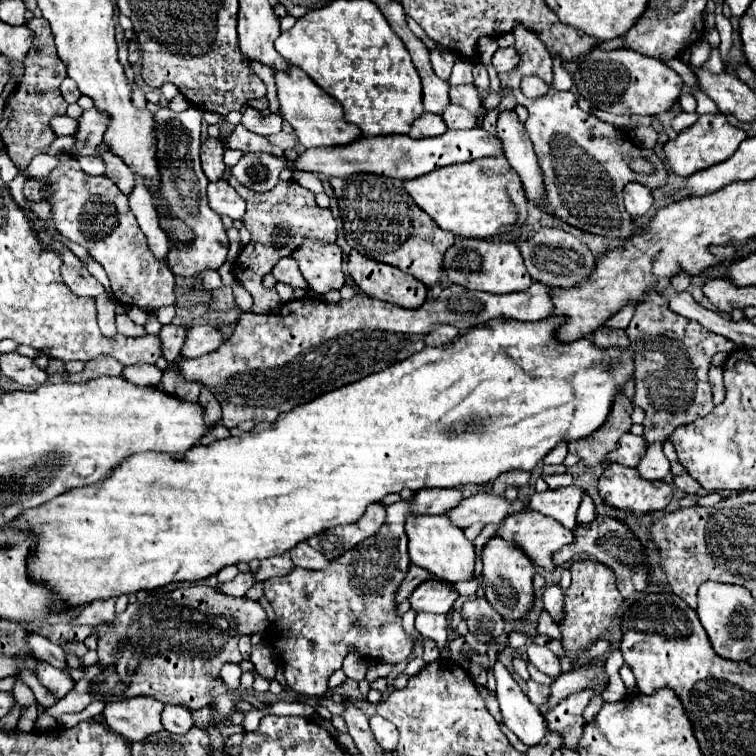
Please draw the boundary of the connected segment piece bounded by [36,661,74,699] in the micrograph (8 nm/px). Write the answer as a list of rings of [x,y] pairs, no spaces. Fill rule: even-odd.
[[[38,661],[36,667],[38,667],[38,679],[40,679],[40,683],[50,693],[54,693],[58,699],[64,697],[74,687],[74,679],[70,675],[66,675],[64,671],[60,671],[56,667],[50,667],[48,663],[40,663],[40,661]]]

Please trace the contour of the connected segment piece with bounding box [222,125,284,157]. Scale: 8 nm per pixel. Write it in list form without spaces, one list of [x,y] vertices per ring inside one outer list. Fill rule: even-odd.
[[[236,125],[234,131],[226,139],[222,139],[222,143],[224,143],[226,149],[238,149],[242,153],[264,151],[264,153],[270,153],[277,157],[284,157],[284,152],[280,148],[272,145],[266,137],[256,135],[252,131],[246,131],[242,125]]]

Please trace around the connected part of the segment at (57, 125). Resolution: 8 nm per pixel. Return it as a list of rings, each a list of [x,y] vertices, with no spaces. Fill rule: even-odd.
[[[67,115],[54,117],[50,124],[52,131],[54,131],[58,137],[62,137],[62,135],[72,135],[72,133],[76,133],[76,129],[78,129],[78,121],[70,119]]]

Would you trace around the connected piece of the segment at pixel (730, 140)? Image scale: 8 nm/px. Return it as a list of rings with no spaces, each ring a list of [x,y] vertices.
[[[718,113],[718,115],[700,115],[694,125],[690,125],[682,133],[678,133],[676,139],[672,139],[664,145],[664,153],[666,153],[666,159],[672,167],[672,171],[680,177],[688,177],[688,175],[694,175],[702,169],[708,169],[708,167],[712,167],[716,163],[722,163],[728,157],[732,157],[734,151],[740,147],[740,143],[746,137],[748,137],[748,133],[740,127],[730,125],[726,121],[726,115],[722,115],[722,113]]]

